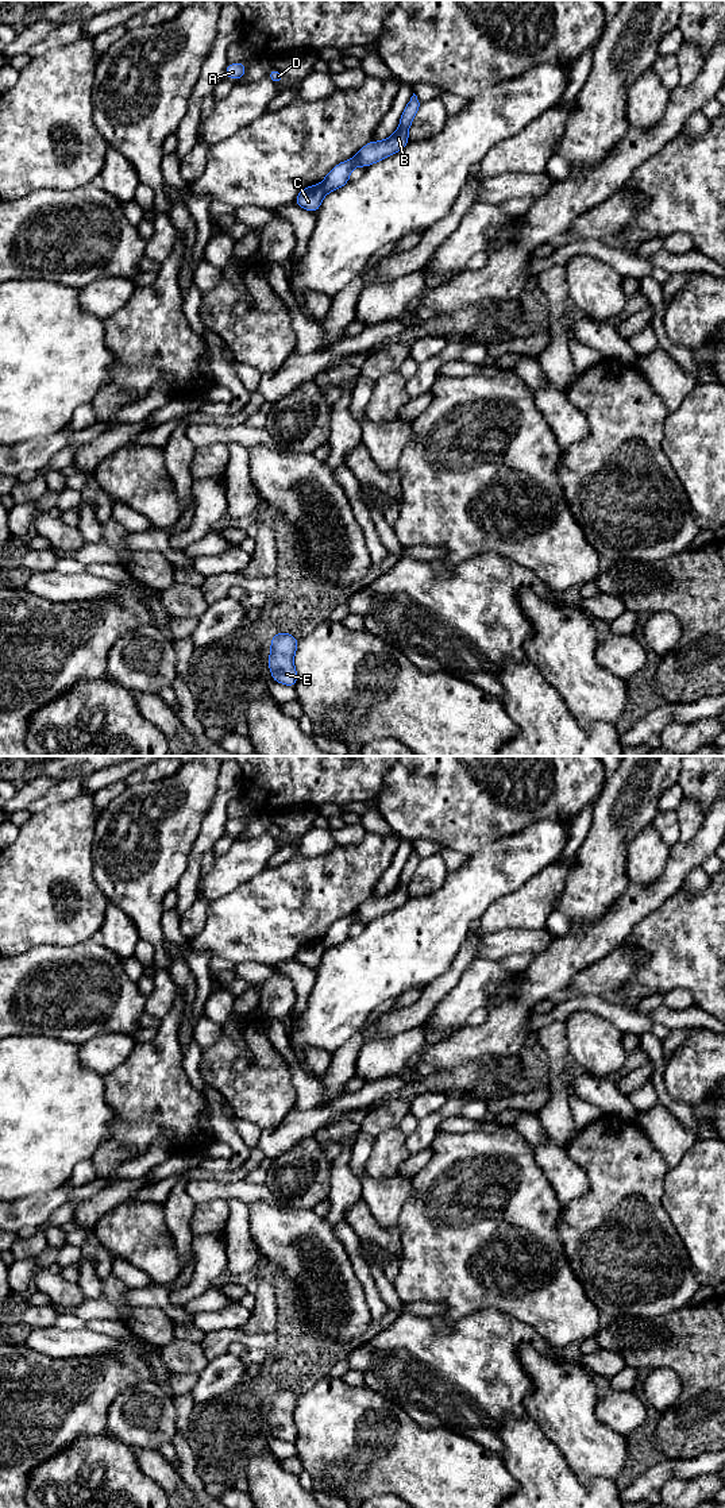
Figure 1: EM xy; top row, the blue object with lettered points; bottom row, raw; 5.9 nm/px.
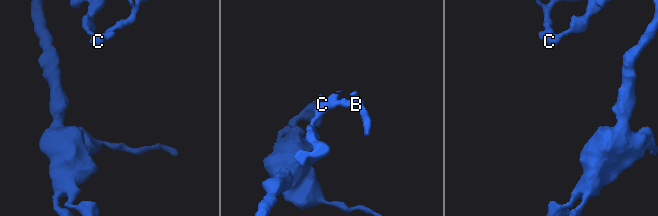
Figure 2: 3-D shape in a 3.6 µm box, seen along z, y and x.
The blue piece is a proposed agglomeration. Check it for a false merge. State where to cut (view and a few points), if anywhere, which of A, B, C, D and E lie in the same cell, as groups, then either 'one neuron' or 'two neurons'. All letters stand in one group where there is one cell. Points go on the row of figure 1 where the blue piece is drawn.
cut xy (320, 184), (327, 192); groups A B D / C E; two neurons

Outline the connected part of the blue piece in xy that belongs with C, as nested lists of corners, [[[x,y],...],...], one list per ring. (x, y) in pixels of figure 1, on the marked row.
[[[312,185],[302,189],[297,194],[294,204],[302,207],[304,209],[309,212],[316,213],[325,194],[327,192],[321,188],[321,185]]]

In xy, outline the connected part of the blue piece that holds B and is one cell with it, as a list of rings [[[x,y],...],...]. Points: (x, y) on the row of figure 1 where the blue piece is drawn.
[[[413,93],[405,111],[400,119],[398,130],[387,139],[382,142],[371,140],[366,146],[363,146],[354,158],[338,163],[323,180],[320,184],[321,188],[328,193],[333,192],[342,186],[344,186],[350,181],[350,173],[356,166],[370,166],[381,159],[387,158],[392,154],[398,153],[402,150],[408,142],[408,130],[421,105],[421,101]]]

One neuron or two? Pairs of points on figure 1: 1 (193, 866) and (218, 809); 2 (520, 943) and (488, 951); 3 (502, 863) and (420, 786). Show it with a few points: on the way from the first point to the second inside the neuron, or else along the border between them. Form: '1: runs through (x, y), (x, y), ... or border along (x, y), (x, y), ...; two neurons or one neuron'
1: runs through (197, 852), (209, 836), (213, 822); one neuron
2: runs through (512, 943), (496, 945); one neuron
3: border along (515, 835), (492, 841), (470, 856); two neurons

